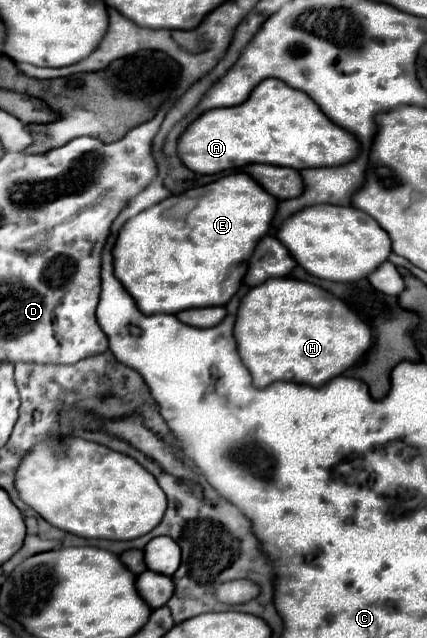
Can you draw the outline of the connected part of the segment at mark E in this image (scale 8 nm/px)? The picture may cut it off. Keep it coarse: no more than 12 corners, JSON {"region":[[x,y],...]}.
{"region":[[245,172],[127,220],[143,314],[225,306],[279,200]]}

